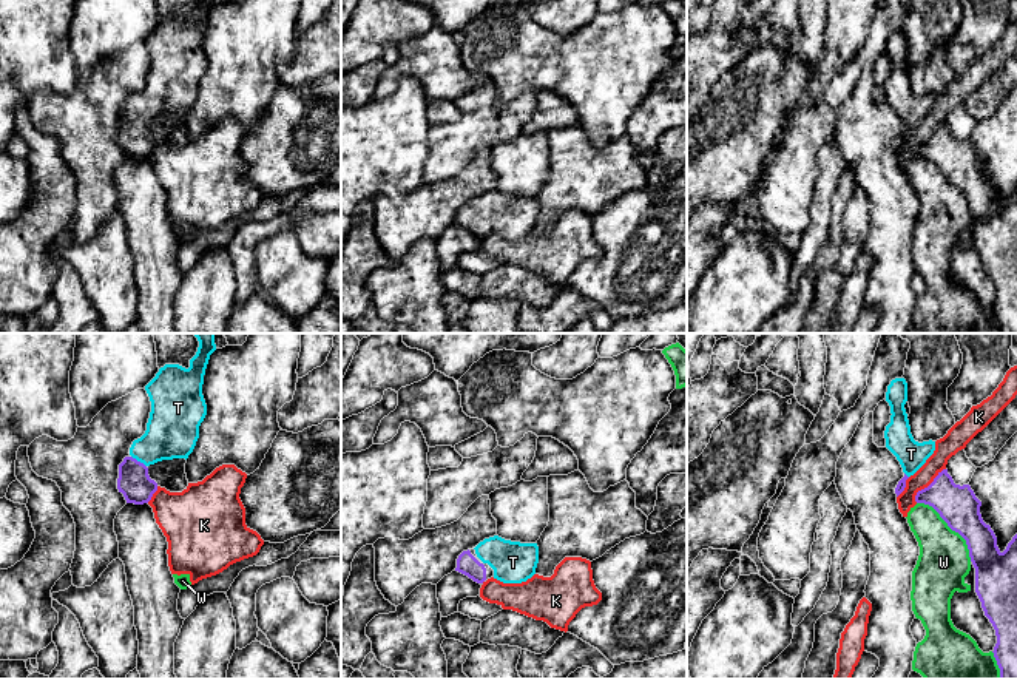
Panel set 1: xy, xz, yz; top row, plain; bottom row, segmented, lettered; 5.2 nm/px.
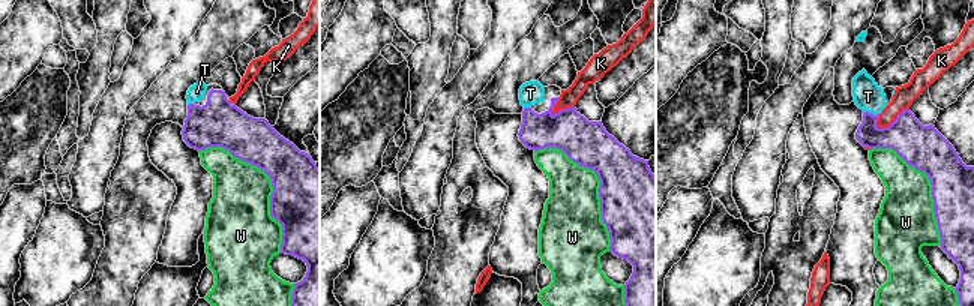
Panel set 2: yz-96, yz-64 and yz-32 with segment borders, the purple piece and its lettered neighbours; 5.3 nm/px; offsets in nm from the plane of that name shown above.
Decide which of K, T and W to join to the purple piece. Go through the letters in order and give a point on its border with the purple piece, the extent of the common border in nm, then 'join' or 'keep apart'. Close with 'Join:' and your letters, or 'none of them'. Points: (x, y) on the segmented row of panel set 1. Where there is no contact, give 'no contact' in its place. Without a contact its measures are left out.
K: yz (928, 486) | 240 nm | keep apart
T: xy (139, 462) | 100 nm | join
W: yz (951, 528) | 420 nm | keep apart
Join: T

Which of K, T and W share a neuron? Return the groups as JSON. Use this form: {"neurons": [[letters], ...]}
{"neurons": [["K"], ["T"], ["W"]]}

